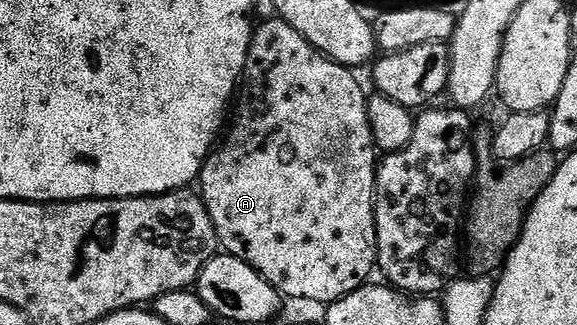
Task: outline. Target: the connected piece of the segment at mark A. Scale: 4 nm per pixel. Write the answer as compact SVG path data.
M272 19L266 24L256 25L253 41L249 43L245 71L241 73L239 91L235 96L235 107L231 112L233 125L229 128L229 137L214 147L201 167L199 195L205 201L205 209L209 211L217 231L220 247L228 255L251 265L282 297L289 299L290 296L293 300L310 300L313 304L328 306L362 287L372 277L369 275L375 272L377 231L373 225L373 198L377 187L379 153L373 146L373 135L367 118L367 92L361 89L360 82L353 77L356 75L311 46L311 42L307 42L307 38L303 38L303 34L299 34L299 30L292 28L285 20Z

